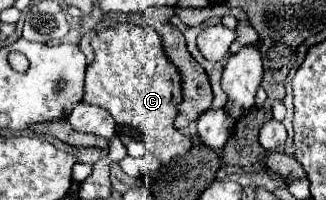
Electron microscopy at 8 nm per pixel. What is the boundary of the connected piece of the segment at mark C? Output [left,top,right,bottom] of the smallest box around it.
[83,24,191,166]

